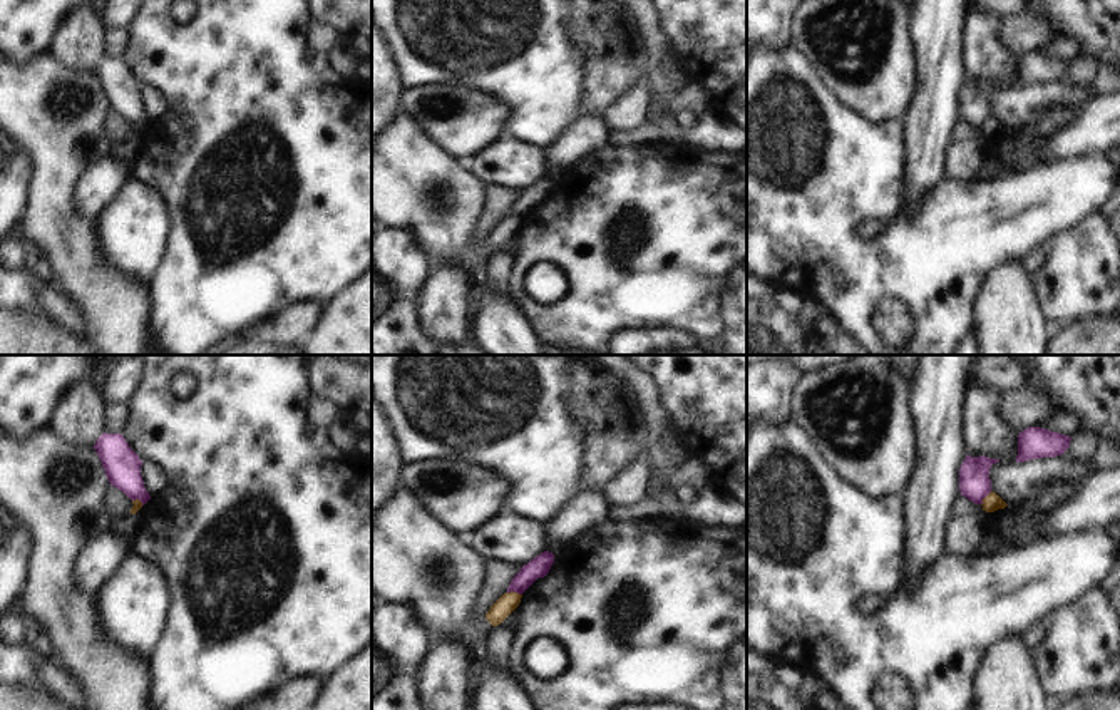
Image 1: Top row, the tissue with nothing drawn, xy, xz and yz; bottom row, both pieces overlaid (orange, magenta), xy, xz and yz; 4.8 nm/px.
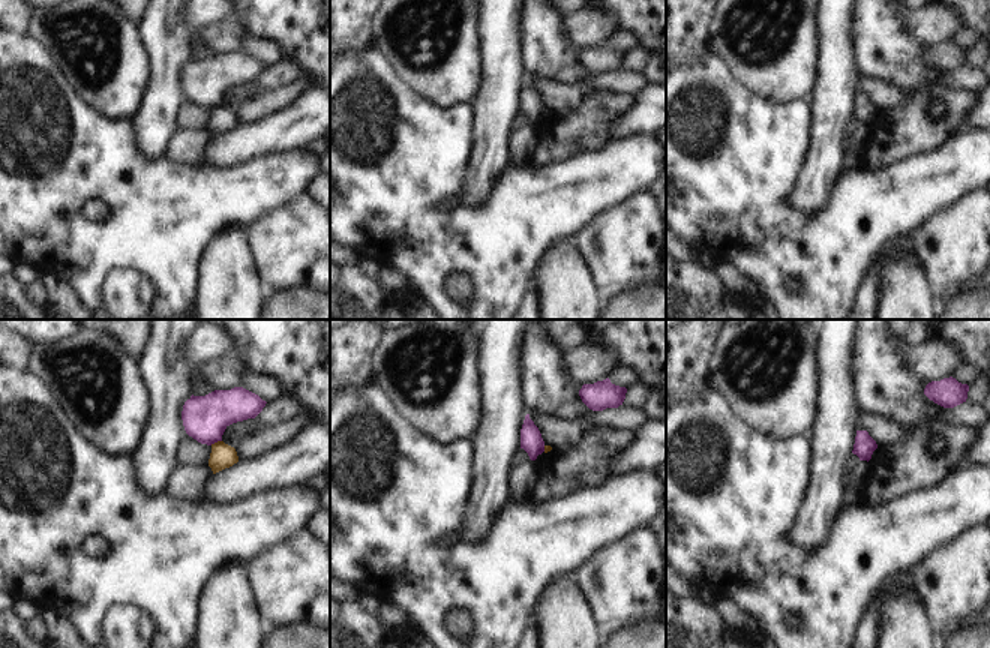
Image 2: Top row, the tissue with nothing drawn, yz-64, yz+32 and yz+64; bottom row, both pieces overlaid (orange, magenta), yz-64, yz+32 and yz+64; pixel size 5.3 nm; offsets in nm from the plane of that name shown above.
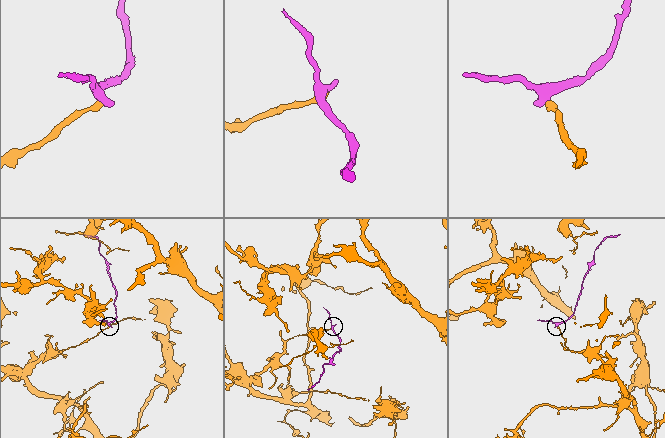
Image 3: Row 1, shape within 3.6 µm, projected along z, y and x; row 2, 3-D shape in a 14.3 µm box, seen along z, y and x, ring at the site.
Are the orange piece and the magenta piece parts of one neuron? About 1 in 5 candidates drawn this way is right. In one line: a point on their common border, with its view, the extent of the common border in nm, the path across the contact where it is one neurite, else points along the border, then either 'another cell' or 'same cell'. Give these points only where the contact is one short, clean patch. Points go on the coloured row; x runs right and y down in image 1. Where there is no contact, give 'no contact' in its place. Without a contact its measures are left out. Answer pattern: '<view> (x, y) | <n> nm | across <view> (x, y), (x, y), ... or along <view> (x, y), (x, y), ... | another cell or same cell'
xz (513, 591) | 70 nm | along xz (508, 591), (521, 595) | another cell

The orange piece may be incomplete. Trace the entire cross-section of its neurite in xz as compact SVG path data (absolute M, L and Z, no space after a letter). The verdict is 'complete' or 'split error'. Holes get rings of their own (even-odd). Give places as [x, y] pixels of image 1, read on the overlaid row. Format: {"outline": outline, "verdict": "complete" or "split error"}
{"outline": "M504 593L487 611L486 618L492 626L501 625L521 603L522 594Z", "verdict": "complete"}

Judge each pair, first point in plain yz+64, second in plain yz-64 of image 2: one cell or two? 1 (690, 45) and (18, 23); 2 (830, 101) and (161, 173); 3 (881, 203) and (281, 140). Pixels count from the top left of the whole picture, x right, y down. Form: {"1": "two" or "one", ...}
{"1": "one", "2": "two", "3": "two"}

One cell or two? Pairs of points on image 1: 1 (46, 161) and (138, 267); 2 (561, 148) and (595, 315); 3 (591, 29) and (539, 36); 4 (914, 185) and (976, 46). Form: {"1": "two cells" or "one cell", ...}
{"1": "two cells", "2": "two cells", "3": "two cells", "4": "two cells"}

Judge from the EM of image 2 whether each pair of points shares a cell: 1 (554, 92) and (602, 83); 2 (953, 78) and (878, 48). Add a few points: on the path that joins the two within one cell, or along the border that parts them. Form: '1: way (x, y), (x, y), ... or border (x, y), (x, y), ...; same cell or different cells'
1: way (566, 92), (576, 92), (590, 84); same cell
2: border (938, 77), (945, 84), (974, 90); different cells

